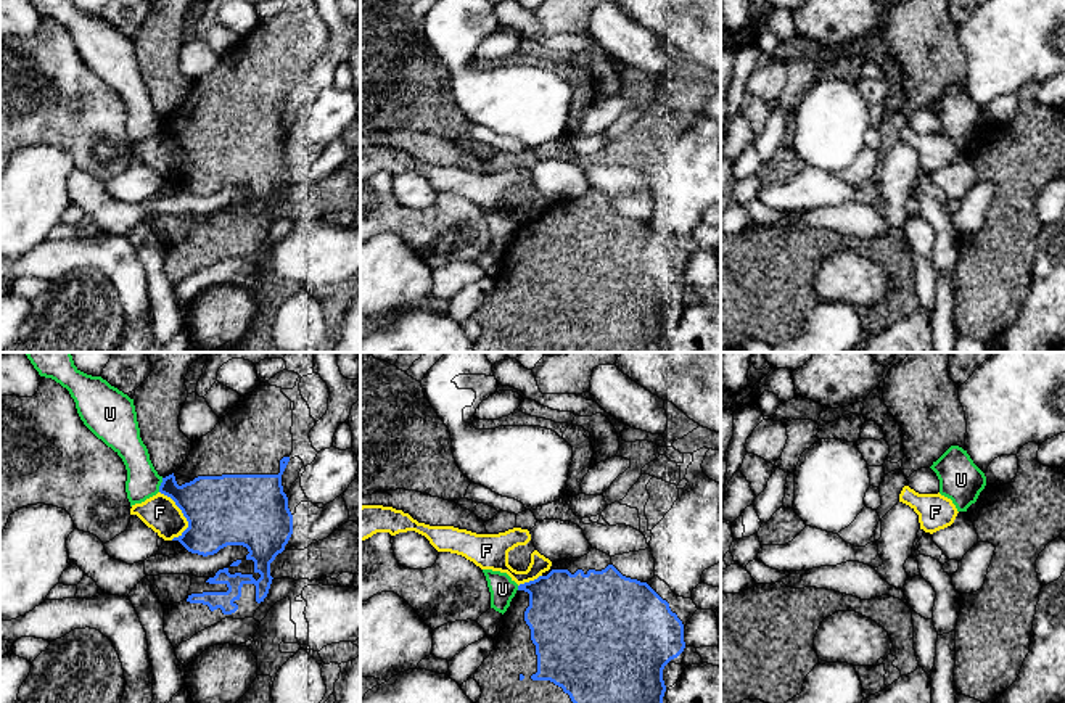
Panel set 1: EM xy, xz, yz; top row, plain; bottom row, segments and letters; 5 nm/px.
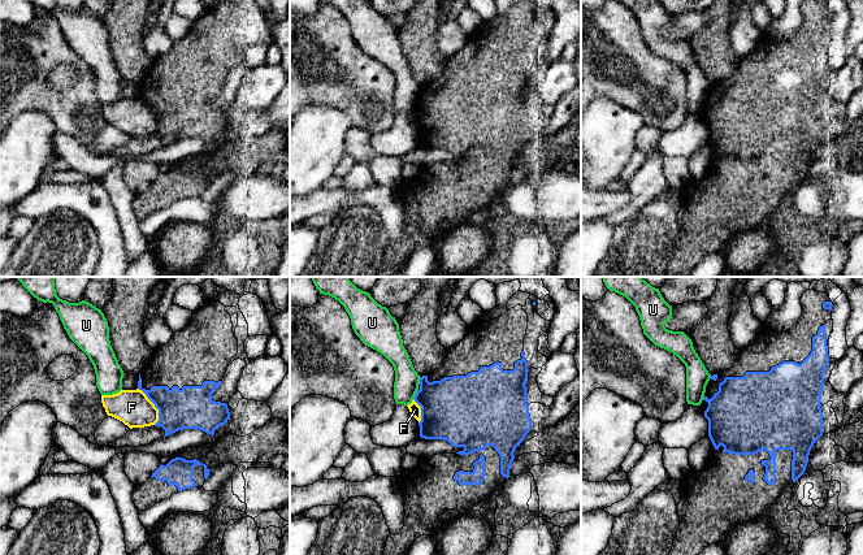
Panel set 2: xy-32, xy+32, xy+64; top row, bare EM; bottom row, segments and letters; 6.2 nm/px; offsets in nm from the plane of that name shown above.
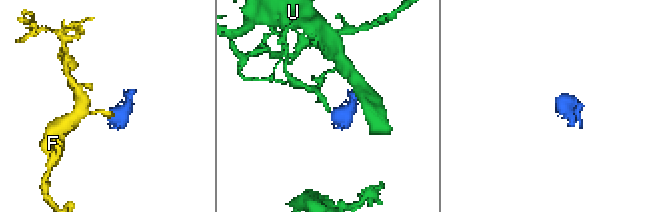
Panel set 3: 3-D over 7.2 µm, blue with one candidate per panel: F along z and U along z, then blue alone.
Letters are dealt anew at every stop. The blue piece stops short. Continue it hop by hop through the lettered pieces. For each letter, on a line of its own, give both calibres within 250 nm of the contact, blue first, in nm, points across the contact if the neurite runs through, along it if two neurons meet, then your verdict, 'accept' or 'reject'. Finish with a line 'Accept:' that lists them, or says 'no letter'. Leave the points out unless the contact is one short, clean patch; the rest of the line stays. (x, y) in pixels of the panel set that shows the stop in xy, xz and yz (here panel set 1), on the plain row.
F: 360/180 nm | along xy (160, 131), (174, 142), (187, 161), (187, 166), (172, 179) | reject
U: 280/160 nm | along xy (163, 118), (158, 131) | reject
Accept: no letter

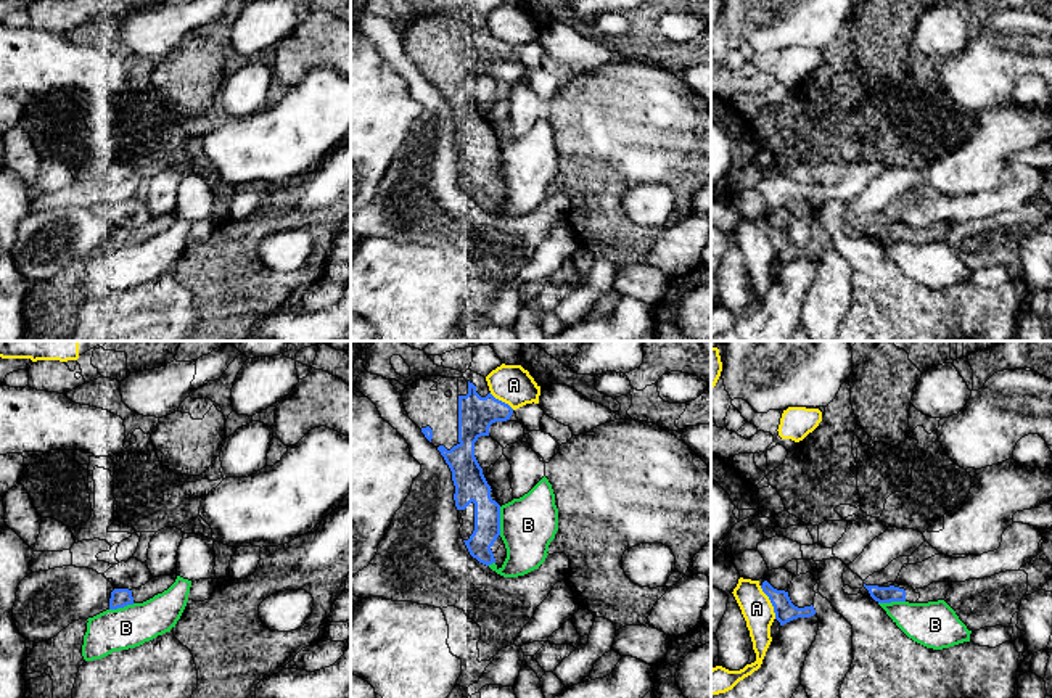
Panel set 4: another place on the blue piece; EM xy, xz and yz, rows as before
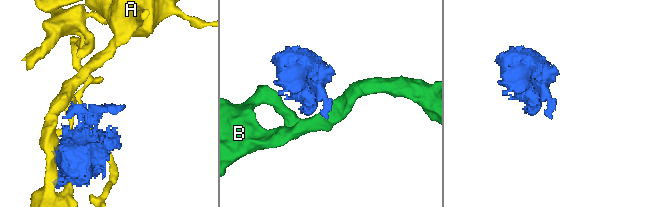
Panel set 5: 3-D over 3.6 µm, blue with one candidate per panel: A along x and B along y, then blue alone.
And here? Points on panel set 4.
A: 110/160 nm | reject
B: 160/280 nm | reject
Accept: no letter

